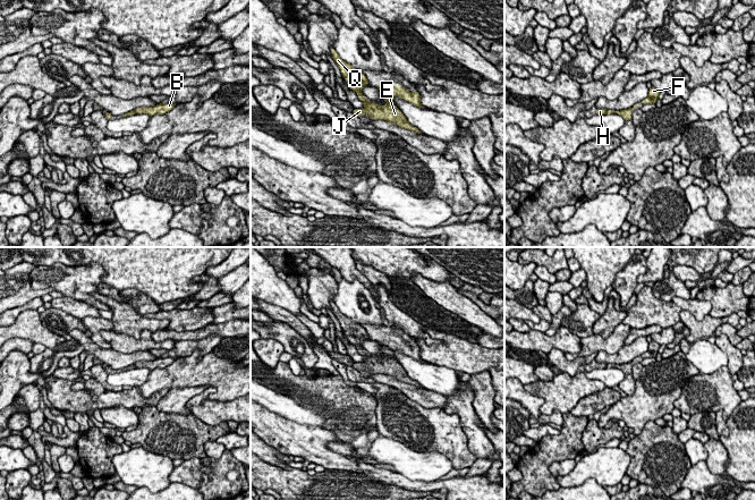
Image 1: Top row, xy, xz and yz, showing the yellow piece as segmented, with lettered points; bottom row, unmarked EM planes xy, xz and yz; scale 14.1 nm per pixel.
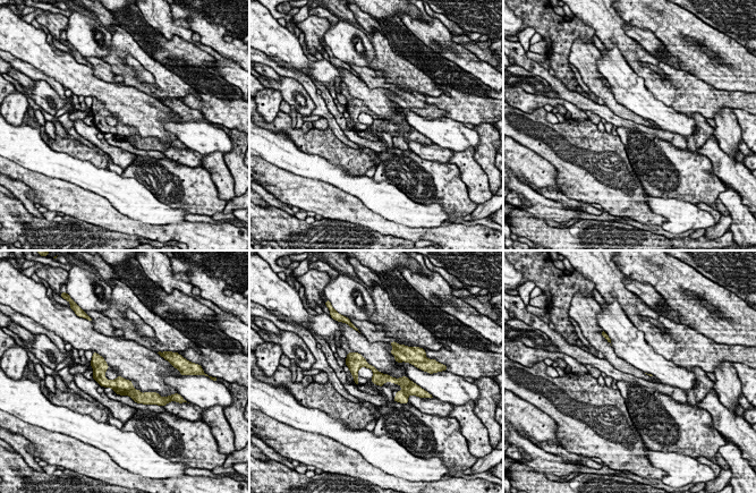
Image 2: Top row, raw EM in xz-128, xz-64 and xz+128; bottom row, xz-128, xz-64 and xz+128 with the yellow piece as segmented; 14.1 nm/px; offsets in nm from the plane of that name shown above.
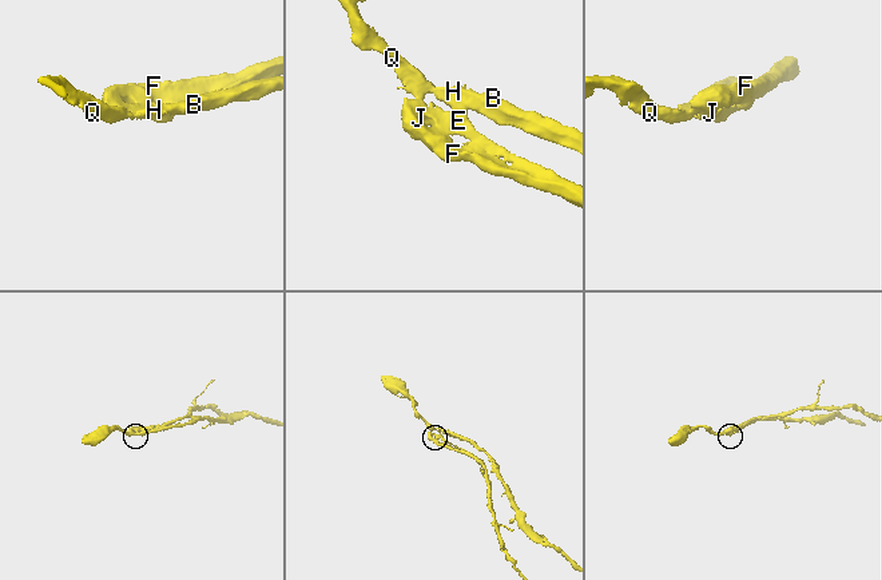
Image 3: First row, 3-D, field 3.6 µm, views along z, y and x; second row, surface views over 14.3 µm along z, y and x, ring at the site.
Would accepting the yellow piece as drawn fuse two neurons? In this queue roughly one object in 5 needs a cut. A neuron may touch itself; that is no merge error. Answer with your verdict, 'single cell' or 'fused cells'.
fused cells

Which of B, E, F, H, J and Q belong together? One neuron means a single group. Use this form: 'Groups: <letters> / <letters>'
Groups: B H / E F J Q

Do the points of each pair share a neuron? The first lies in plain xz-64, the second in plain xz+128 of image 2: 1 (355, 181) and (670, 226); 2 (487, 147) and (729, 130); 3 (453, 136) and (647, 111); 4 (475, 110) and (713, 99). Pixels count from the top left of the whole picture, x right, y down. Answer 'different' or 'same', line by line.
1: same
2: same
3: same
4: same

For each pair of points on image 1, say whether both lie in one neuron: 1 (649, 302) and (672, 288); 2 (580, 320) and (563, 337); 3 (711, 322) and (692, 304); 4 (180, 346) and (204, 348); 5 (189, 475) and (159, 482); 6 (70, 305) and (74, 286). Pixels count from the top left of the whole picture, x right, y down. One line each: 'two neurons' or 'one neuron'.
1: two neurons
2: two neurons
3: two neurons
4: one neuron
5: two neurons
6: two neurons

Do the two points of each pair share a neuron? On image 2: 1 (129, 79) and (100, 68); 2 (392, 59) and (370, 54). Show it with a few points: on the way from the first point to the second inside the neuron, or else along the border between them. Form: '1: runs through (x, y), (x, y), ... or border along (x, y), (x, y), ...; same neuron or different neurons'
1: border along (101, 59), (110, 66), (116, 75); different neurons
2: border along (368, 39), (374, 51), (371, 65), (373, 68); different neurons

